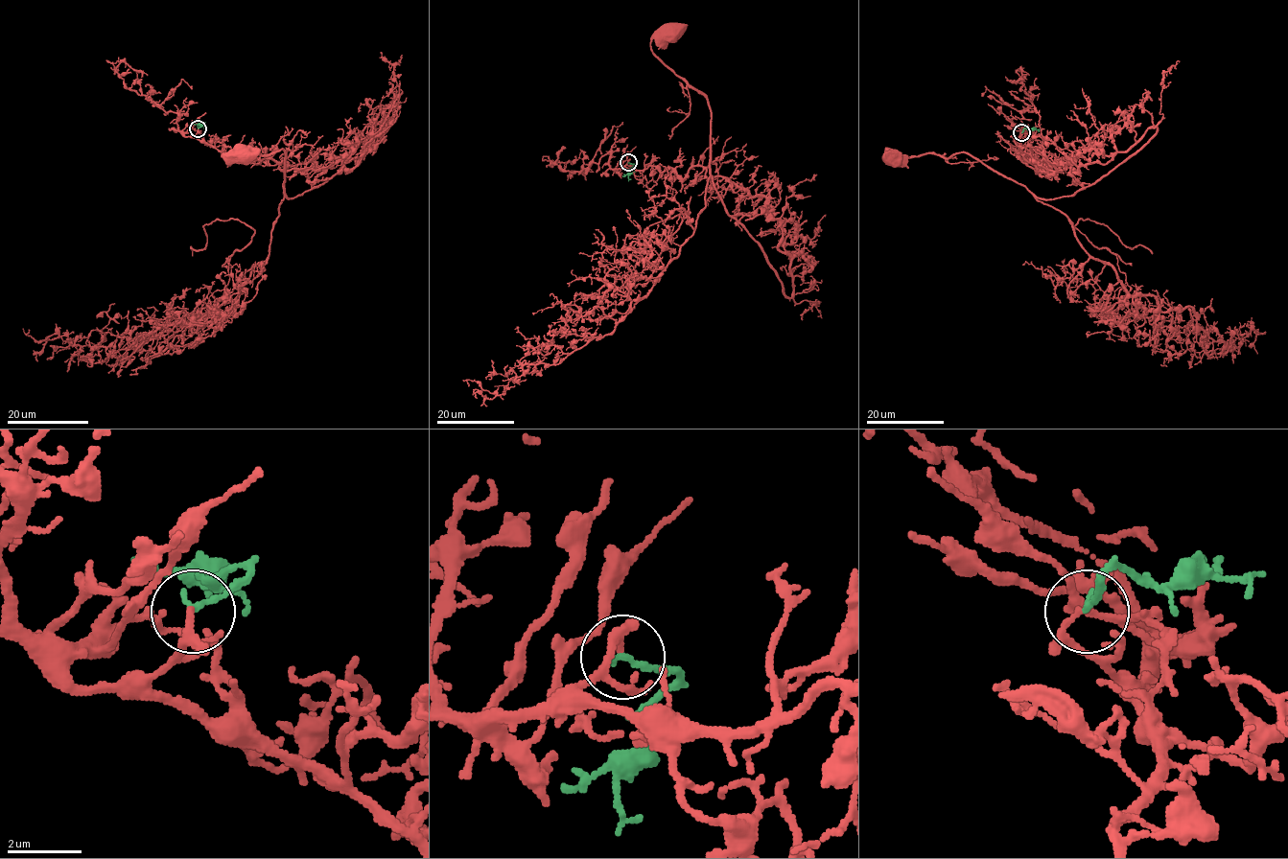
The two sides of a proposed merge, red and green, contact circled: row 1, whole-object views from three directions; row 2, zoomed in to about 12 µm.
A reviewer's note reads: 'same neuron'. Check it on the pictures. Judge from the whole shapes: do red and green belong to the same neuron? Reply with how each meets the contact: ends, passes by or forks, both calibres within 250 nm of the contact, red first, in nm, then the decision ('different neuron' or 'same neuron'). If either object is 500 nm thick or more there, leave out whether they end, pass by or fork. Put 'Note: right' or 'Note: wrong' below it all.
red passes by; green ends there; 130 nm thick on the red side, 170 nm on the other; same neuron
Note: right

